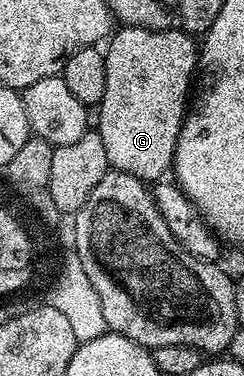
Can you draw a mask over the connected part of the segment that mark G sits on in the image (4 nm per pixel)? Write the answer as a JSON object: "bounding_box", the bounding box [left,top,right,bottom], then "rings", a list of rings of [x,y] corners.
{"bounding_box":[98,25,198,183],"rings":[[[125,25],[107,38],[107,45],[108,49],[103,50],[106,91],[98,106],[98,132],[102,147],[106,147],[106,159],[112,169],[134,175],[145,183],[155,183],[172,168],[172,156],[176,153],[180,128],[190,105],[188,88],[191,85],[193,88],[194,74],[198,69],[197,38],[179,27],[143,29],[137,25]]]}

